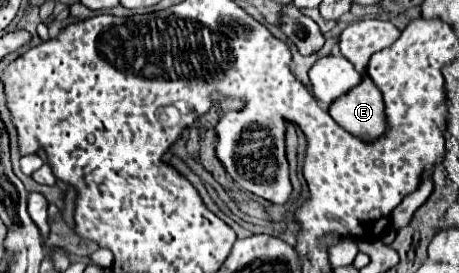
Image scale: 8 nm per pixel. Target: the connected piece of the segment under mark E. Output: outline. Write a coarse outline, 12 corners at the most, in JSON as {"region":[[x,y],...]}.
{"region":[[366,77],[328,113],[368,143],[386,131],[382,93]]}

